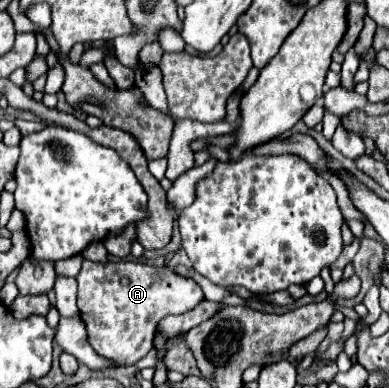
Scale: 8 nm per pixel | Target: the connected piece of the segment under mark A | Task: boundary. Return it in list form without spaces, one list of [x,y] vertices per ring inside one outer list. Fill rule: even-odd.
[[[84,260],[82,270],[76,276],[76,282],[78,282],[78,308],[80,308],[80,318],[86,324],[88,342],[98,356],[110,360],[114,366],[136,364],[152,350],[152,338],[154,338],[156,326],[164,316],[184,314],[204,300],[204,294],[194,280],[172,272],[170,268],[156,268],[142,262],[96,264],[96,262]]]

